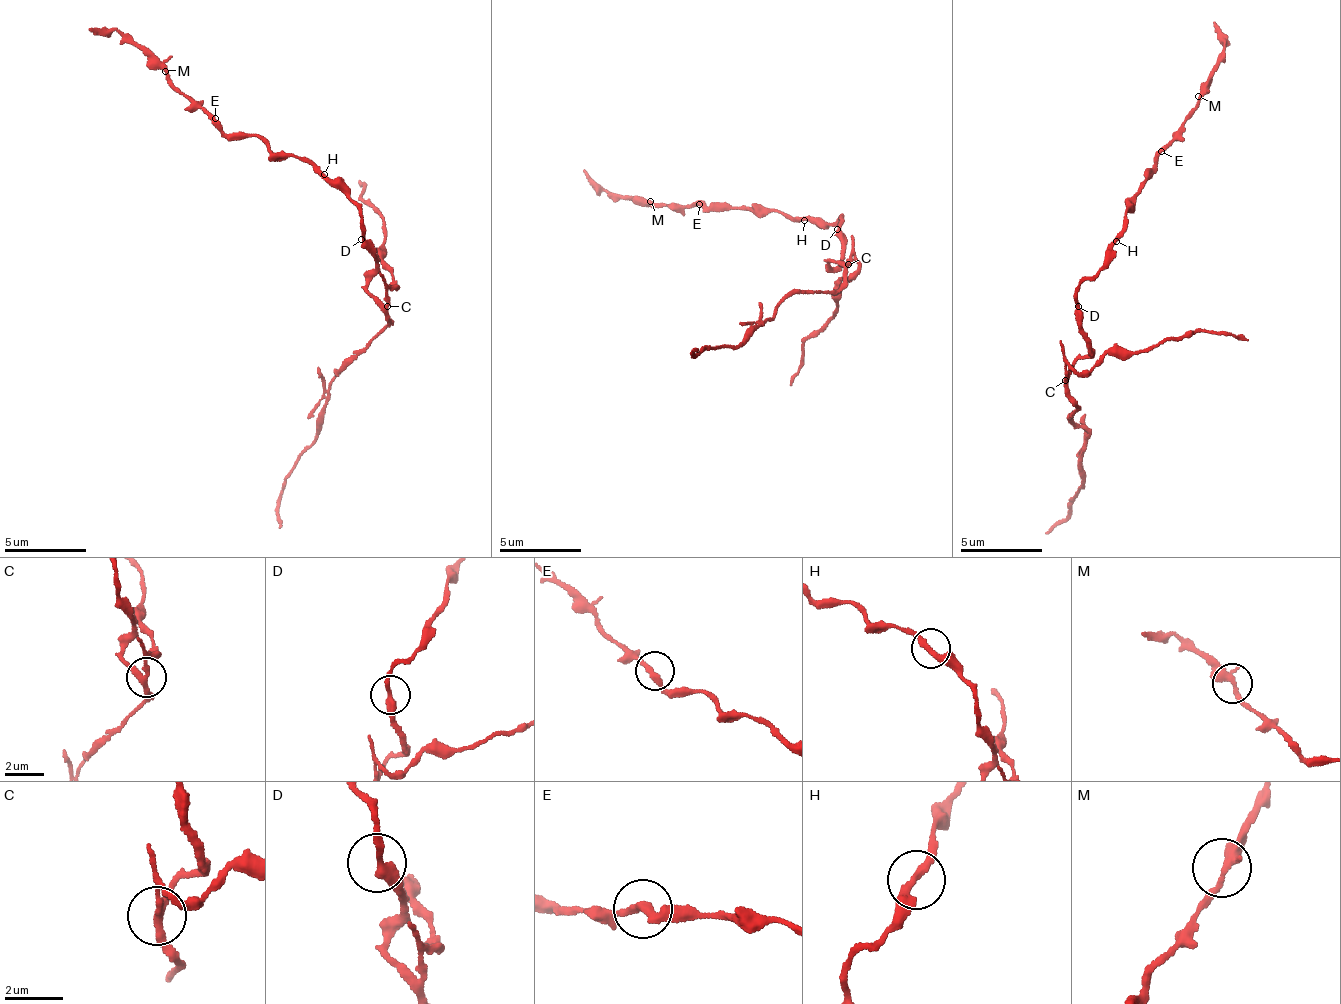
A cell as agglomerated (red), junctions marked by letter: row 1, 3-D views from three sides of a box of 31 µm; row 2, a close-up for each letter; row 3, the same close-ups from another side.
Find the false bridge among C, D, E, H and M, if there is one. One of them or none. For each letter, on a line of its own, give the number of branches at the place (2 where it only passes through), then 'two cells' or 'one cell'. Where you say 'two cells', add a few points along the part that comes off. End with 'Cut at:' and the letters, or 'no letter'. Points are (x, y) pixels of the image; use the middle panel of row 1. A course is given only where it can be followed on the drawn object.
C: 3 branches meet; two cells; foreign part runs (849, 262), (857, 258), (857, 275), (844, 280), (836, 316), (830, 317), (802, 345), (802, 366), (791, 385)
D: 2 branches meet; one cell
E: 2 branches meet; one cell
H: 2 branches meet; one cell
M: 2 branches meet; one cell
Cut at: C

